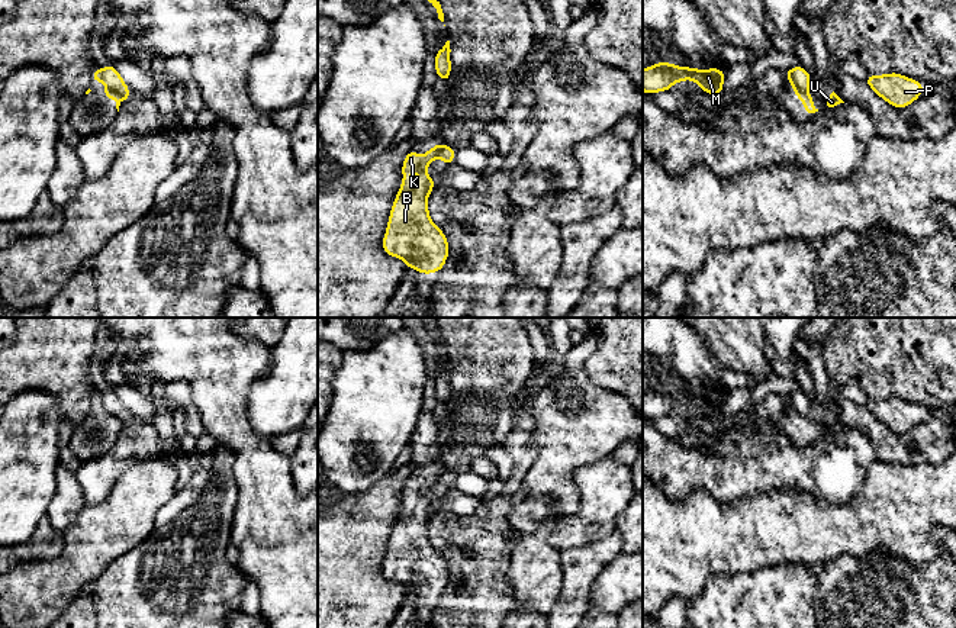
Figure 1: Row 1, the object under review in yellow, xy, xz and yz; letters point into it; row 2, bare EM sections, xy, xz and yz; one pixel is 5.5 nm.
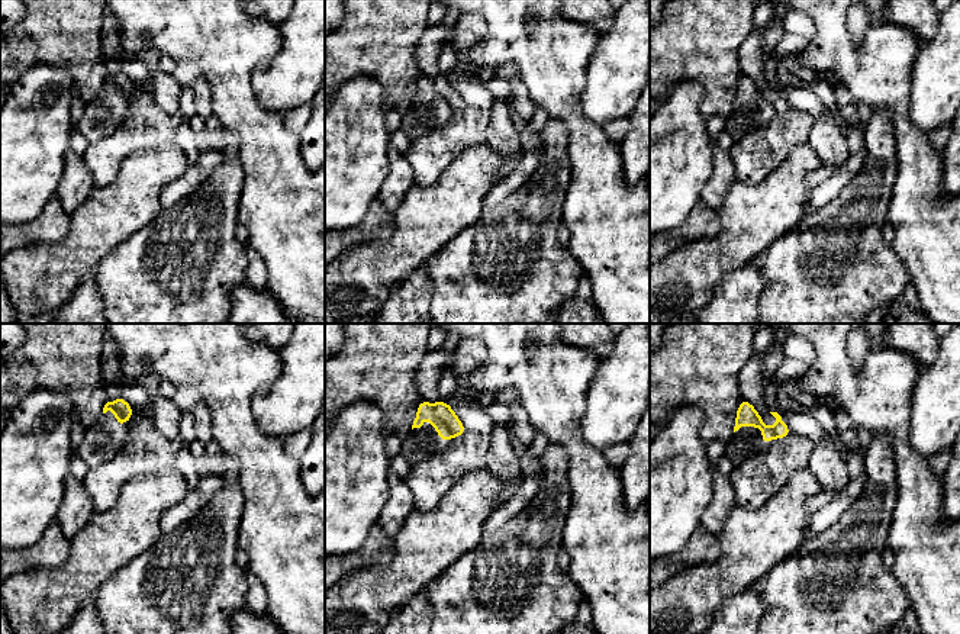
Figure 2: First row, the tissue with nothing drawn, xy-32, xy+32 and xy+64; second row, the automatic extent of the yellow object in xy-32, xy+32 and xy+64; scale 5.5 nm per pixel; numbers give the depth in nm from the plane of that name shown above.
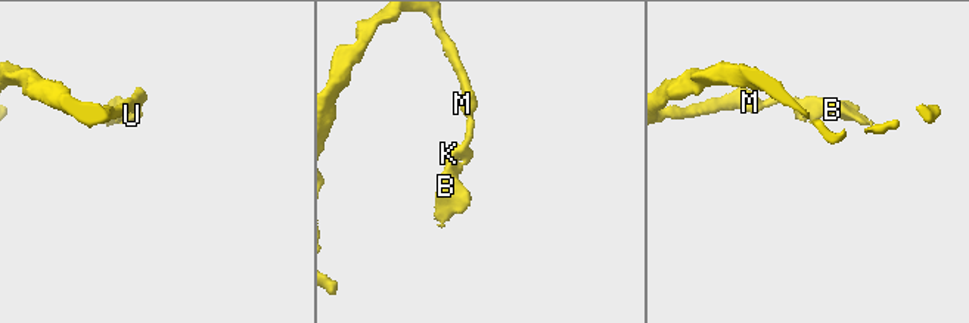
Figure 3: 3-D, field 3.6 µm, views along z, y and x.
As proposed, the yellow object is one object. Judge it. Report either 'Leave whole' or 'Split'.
Split

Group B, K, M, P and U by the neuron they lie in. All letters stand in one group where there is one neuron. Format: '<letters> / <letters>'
B K P U / M

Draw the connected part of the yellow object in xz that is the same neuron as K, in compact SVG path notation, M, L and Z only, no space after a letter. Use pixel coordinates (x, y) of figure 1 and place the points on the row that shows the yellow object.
M435 145L422 157L412 148L402 162L402 186L395 197L387 220L386 234L382 241L383 251L405 261L406 270L415 268L421 274L441 271L450 252L444 232L431 220L428 212L428 196L435 181L428 175L427 167L435 160Z

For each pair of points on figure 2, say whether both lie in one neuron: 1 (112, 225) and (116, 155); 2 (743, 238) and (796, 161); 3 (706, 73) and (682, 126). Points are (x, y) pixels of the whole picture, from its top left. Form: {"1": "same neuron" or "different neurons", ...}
{"1": "different neurons", "2": "same neuron", "3": "different neurons"}

